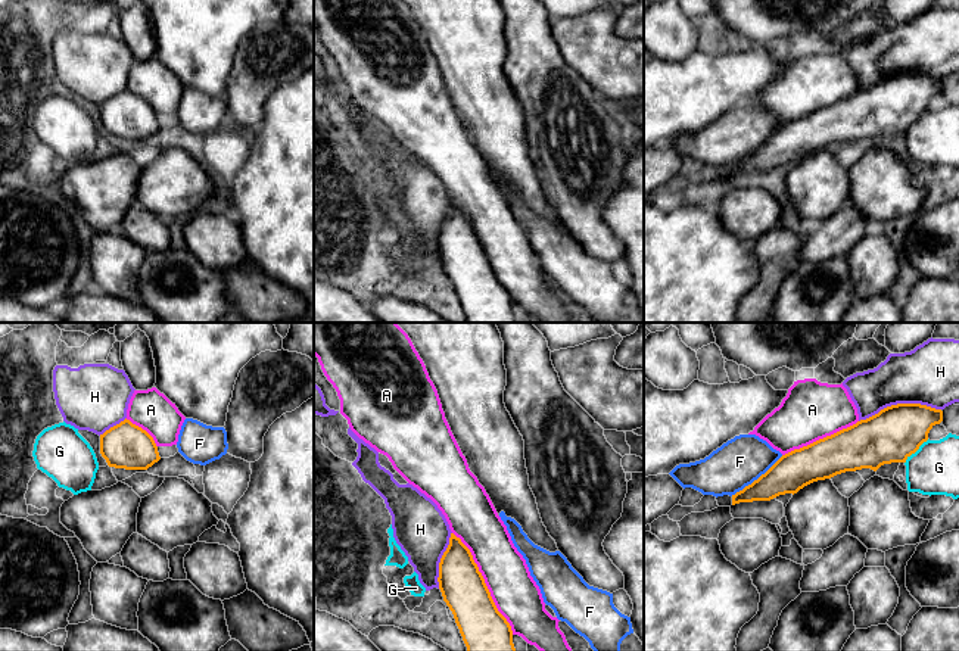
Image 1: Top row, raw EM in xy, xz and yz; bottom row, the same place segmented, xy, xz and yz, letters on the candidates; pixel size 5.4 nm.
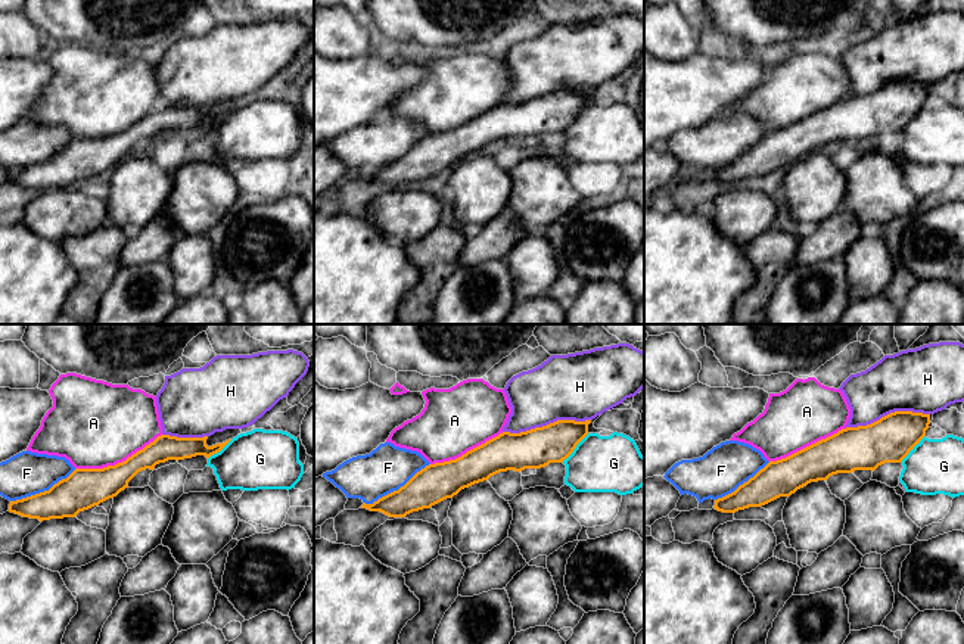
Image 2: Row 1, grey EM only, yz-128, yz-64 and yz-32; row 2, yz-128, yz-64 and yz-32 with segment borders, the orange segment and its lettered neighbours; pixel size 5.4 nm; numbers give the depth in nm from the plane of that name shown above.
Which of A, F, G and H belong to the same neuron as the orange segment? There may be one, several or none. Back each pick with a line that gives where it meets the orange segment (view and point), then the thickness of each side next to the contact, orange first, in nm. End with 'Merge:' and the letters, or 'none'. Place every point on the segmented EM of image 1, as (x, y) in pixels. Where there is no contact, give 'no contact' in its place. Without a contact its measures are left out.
H: meets orange in yz at (899, 404); 300 nm thick on the orange side, 320 nm on the other
Merge: H

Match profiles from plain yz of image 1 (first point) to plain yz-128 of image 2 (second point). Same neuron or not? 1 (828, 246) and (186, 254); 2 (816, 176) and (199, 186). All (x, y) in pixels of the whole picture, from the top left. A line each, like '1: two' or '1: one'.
1: two
2: two

